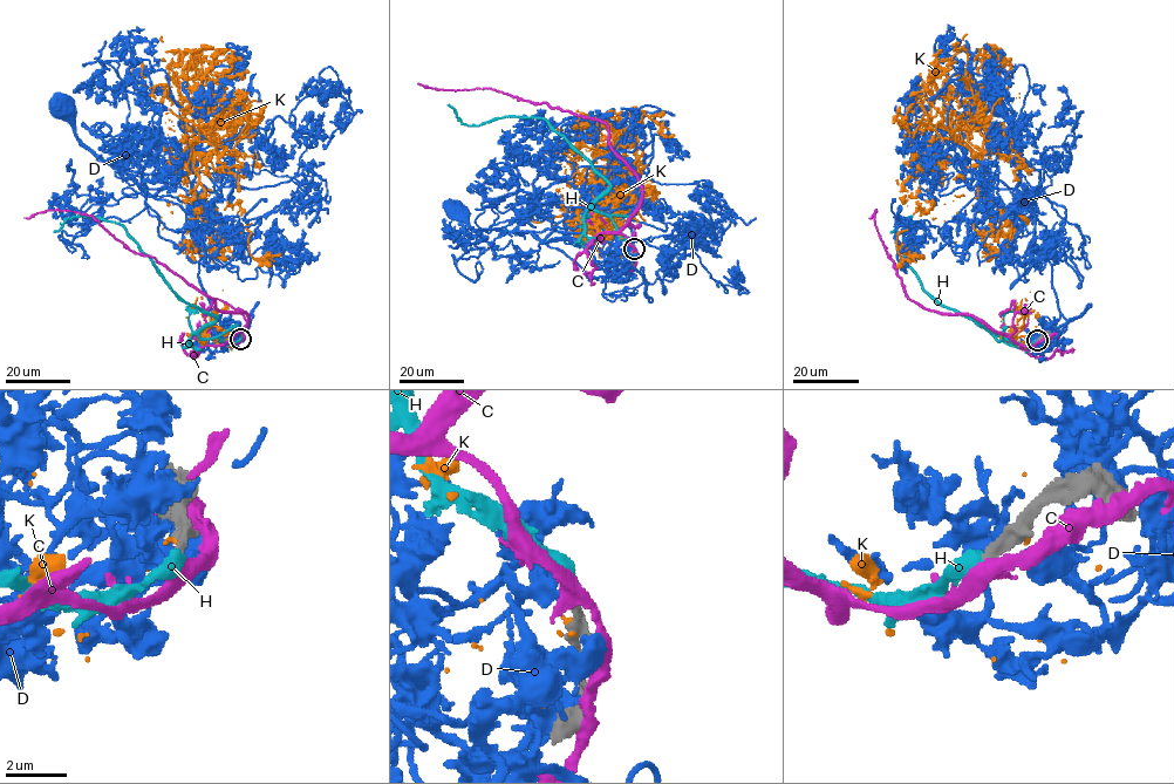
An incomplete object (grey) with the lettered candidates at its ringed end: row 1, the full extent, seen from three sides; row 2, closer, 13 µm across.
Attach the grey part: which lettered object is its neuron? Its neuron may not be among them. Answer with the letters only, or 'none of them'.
H

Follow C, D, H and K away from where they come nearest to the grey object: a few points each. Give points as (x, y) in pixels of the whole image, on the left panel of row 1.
C: (240, 339), (227, 341), (246, 326), (244, 313), (222, 312), (90, 216), (55, 210), (24, 217)
D: (240, 339), (234, 336), (232, 345), (210, 308), (186, 212), (99, 158), (61, 109)
H: (240, 339), (226, 342), (202, 339), (199, 332), (216, 319), (185, 302), (121, 225), (72, 217), (54, 232)
K: (240, 336), (202, 334), (226, 236), (190, 215), (190, 145), (240, 103), (169, 155), (195, 261)

